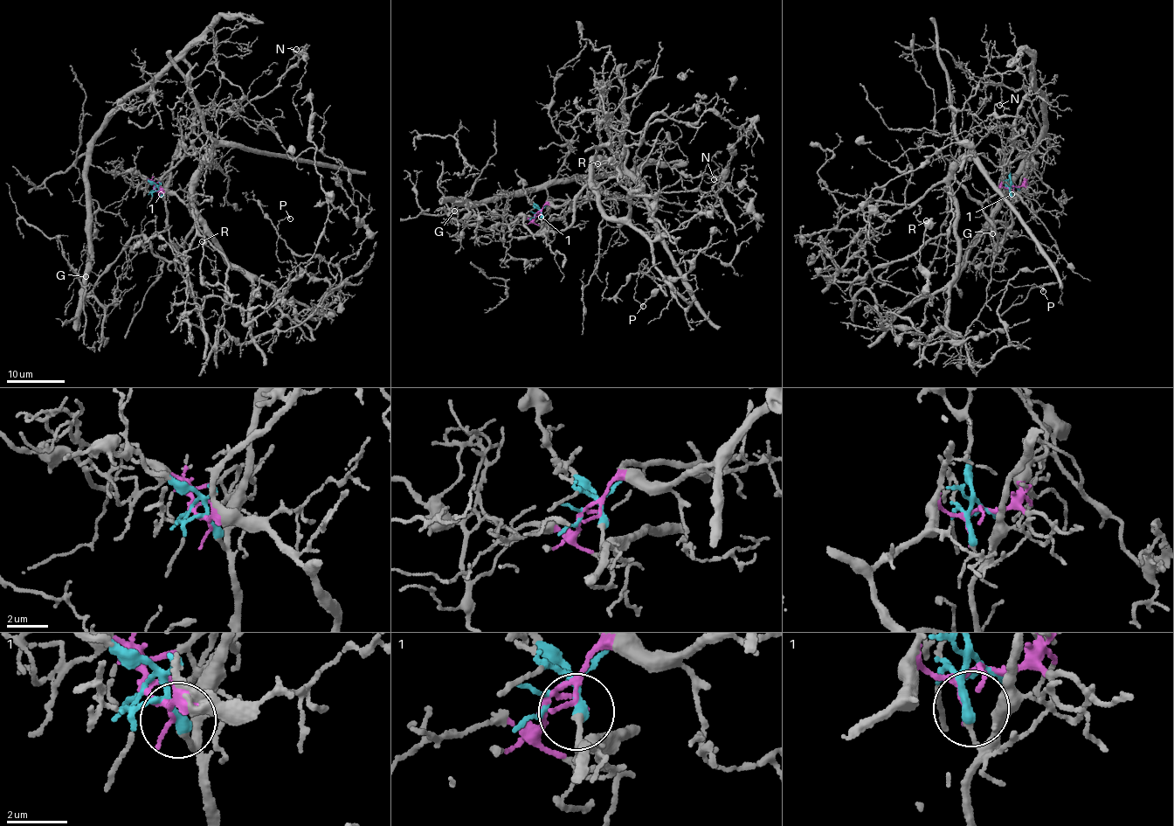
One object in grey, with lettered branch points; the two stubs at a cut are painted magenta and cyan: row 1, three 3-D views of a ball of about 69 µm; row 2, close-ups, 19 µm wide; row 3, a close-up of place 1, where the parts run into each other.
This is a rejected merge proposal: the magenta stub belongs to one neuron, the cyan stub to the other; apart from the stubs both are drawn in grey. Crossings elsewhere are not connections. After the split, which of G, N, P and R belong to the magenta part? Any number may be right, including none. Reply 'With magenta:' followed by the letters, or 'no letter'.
With magenta: P, R

